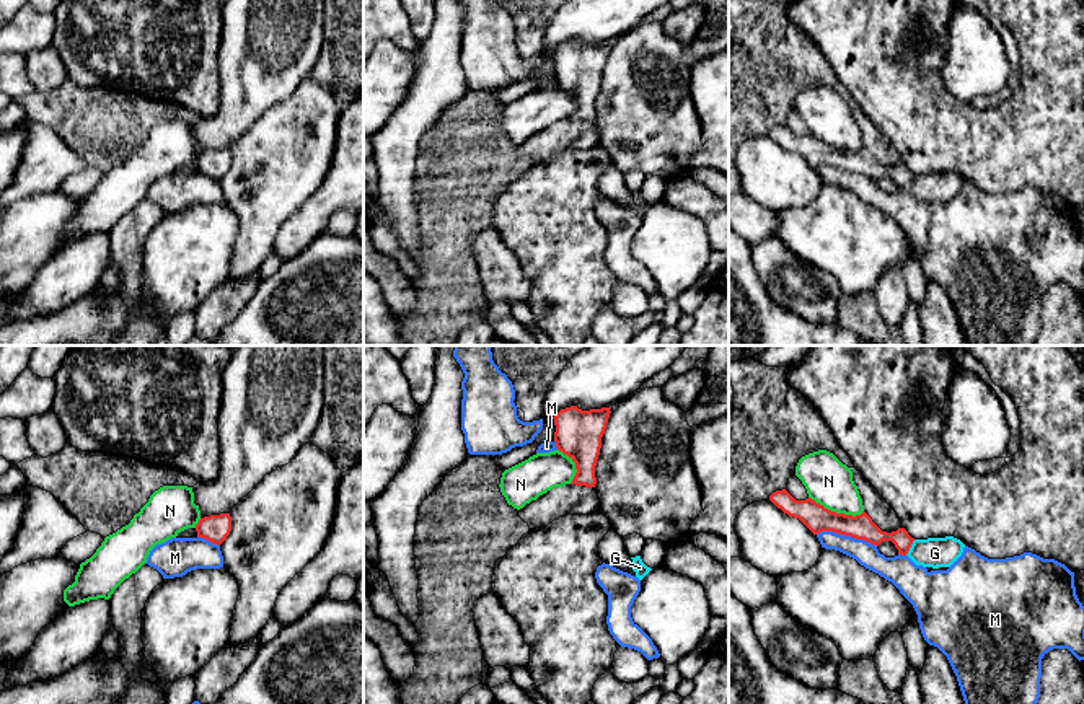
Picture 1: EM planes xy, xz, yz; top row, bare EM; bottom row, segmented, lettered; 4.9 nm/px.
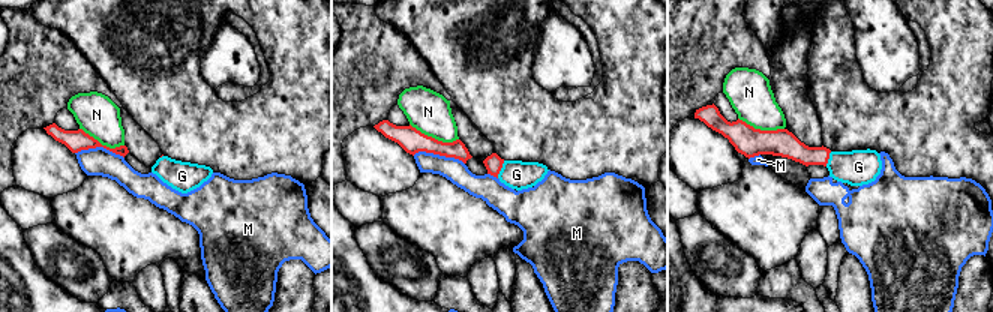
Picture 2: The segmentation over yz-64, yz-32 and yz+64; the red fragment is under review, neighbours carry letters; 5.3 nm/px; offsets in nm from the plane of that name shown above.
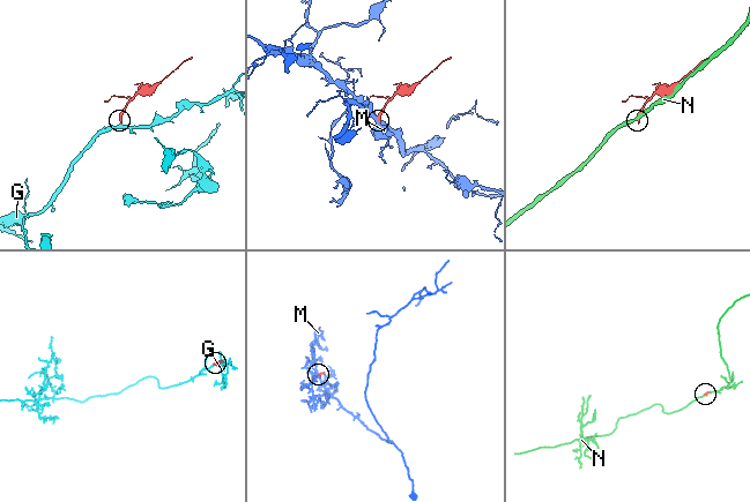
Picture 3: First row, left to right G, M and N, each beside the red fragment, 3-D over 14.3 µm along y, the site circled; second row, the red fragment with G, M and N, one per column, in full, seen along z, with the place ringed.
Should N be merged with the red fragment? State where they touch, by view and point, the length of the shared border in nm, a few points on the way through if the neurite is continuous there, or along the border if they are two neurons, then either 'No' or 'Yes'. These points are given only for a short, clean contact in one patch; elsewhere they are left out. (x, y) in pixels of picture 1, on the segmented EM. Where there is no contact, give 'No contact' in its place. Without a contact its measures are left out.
Touches red at yz (835, 512). Shared border 280 nm. No

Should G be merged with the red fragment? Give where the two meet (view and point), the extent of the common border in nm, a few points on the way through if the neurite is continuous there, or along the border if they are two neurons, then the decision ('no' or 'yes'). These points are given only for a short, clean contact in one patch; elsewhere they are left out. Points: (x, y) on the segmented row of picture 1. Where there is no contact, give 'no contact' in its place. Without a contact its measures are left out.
yz (910, 546) | 90 nm | across yz (864, 528), (910, 546), (925, 553), (934, 553) | yes

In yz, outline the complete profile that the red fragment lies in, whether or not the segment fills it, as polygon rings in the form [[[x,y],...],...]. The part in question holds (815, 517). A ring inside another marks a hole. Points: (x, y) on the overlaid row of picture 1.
[[[786,489],[773,492],[769,500],[789,517],[799,518],[813,535],[833,531],[864,539],[874,546],[879,546],[882,541],[892,541],[898,554],[908,556],[916,565],[923,567],[950,567],[965,548],[965,544],[954,536],[914,539],[905,528],[887,533],[882,531],[866,512],[856,517],[836,513],[810,497],[795,500]]]

